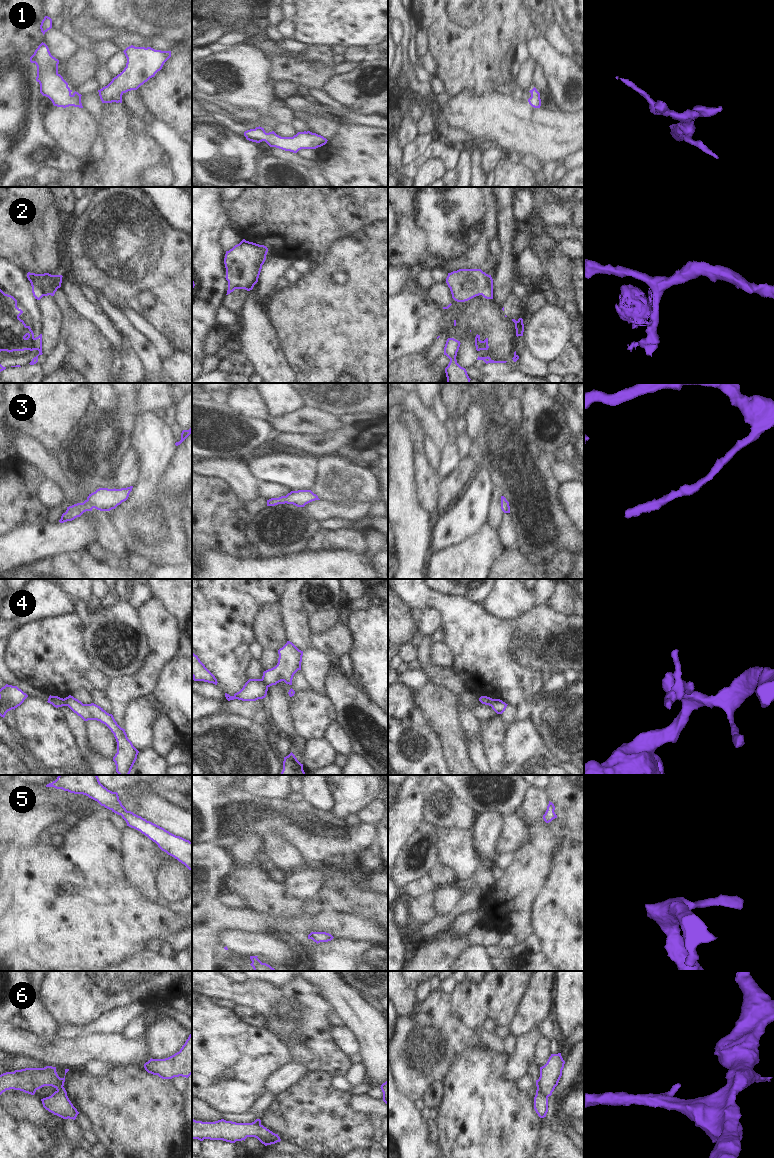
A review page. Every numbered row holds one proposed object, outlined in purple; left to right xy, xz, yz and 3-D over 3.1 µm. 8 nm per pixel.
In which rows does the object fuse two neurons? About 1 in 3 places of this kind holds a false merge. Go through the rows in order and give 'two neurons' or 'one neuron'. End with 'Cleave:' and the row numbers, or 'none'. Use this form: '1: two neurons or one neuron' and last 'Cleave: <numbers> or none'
1: one neuron
2: two neurons
3: one neuron
4: two neurons
5: one neuron
6: two neurons
Cleave: 2, 4, 6

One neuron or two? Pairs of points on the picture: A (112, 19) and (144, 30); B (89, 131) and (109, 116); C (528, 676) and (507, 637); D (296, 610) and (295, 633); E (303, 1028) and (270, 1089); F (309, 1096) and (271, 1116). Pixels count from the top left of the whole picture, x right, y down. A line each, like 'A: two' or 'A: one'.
A: one
B: two
C: one
D: one
E: two
F: one

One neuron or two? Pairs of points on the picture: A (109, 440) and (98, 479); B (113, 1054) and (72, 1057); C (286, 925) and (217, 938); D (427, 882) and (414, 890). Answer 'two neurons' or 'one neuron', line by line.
A: one neuron
B: one neuron
C: one neuron
D: one neuron

